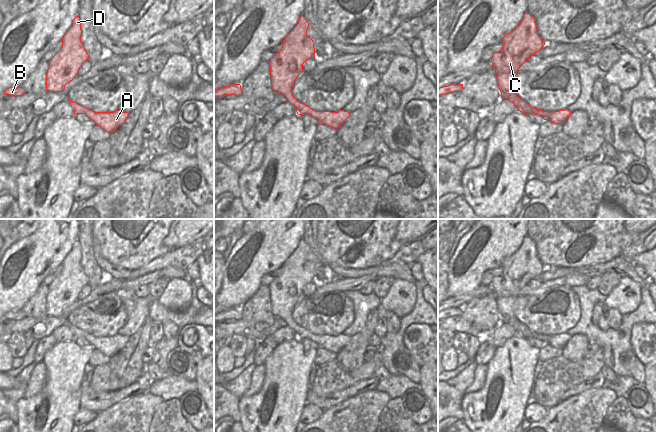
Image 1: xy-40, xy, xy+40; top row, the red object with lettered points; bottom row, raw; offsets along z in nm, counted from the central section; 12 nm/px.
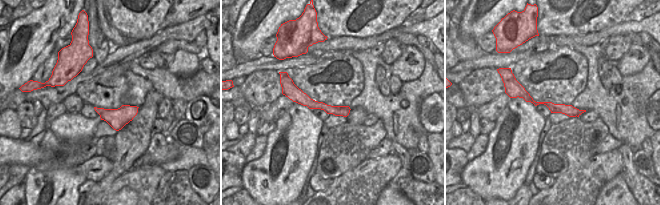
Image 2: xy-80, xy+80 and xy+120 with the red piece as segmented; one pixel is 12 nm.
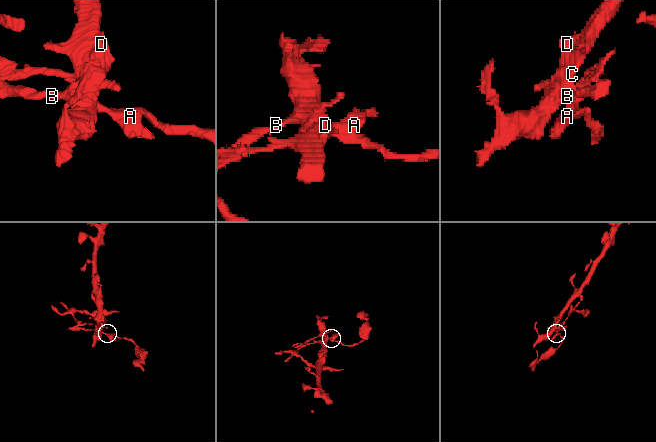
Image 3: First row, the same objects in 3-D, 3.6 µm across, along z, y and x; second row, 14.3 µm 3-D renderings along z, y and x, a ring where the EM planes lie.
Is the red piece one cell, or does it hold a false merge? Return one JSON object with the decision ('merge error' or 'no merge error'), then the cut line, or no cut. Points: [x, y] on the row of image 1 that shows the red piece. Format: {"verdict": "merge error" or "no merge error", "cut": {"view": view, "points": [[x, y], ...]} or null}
{"verdict": "merge error", "cut": {"view": "xy+40", "points": [[515, 93], [501, 95]]}}

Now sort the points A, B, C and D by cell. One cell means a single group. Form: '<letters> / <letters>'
A / B C D

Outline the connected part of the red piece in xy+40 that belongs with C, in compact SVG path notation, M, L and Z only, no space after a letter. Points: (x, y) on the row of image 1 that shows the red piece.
M526 11L518 26L503 37L501 45L502 49L492 55L490 62L495 68L495 77L497 79L501 95L512 95L515 94L514 79L518 73L518 69L532 55L536 55L536 53L545 45L545 42L538 35L534 17Z

